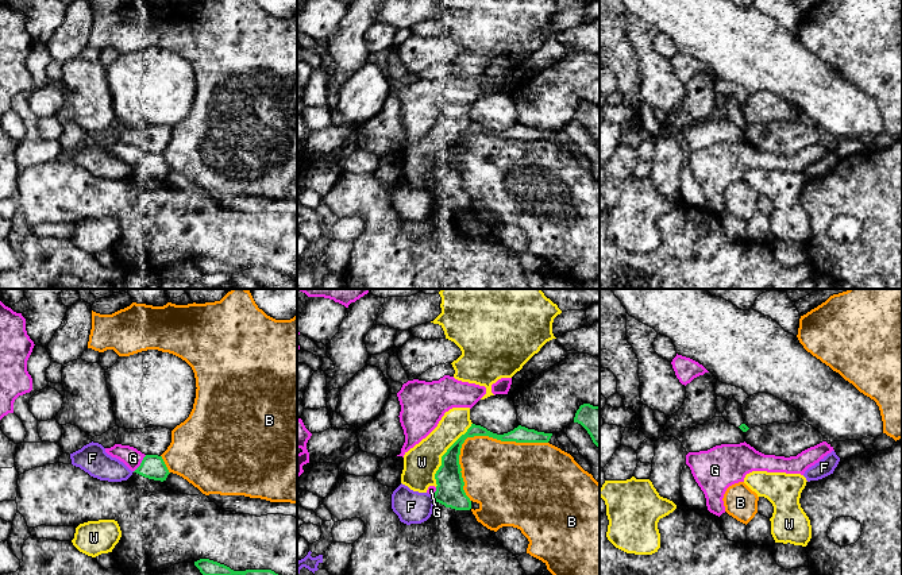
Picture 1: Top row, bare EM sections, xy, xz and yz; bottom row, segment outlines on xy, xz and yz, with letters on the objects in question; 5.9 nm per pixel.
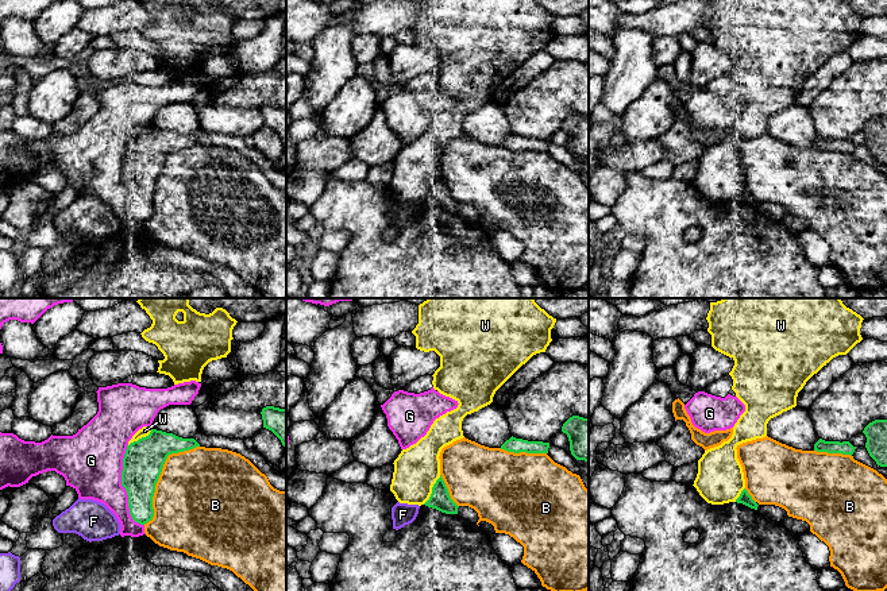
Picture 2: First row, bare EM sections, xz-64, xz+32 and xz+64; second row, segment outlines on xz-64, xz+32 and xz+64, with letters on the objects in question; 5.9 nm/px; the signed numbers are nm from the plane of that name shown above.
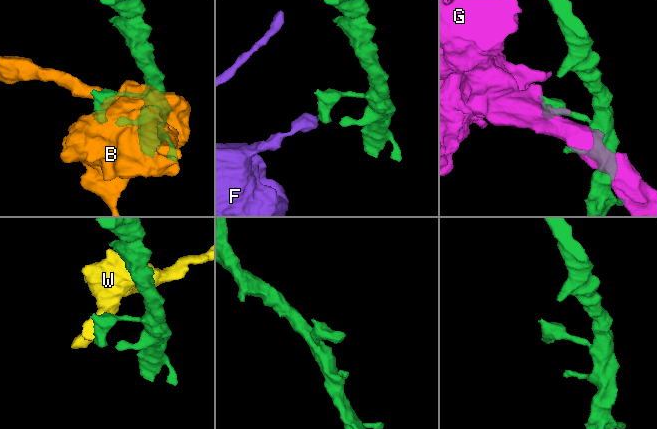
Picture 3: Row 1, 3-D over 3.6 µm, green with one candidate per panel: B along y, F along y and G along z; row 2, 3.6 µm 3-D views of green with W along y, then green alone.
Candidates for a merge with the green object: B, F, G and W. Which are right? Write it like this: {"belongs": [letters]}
{"belongs": []}

